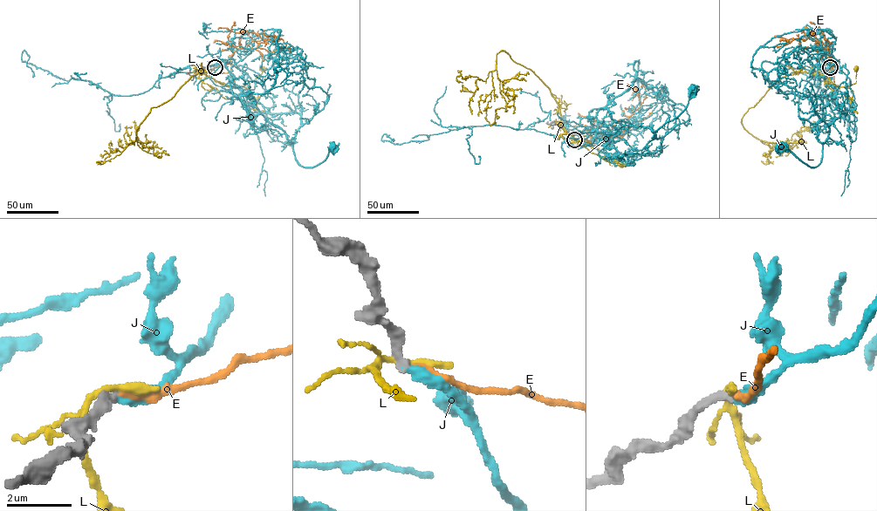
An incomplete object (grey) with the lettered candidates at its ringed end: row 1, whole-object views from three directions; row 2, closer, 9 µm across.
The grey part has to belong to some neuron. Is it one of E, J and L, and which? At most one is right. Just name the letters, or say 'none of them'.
J

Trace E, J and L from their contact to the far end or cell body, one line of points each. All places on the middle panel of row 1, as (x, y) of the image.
E: (574, 139), (587, 141), (603, 138), (624, 124), (640, 104), (637, 90), (626, 84)
J: (574, 139), (612, 144), (627, 129), (637, 61), (630, 87), (600, 108), (624, 127), (656, 131), (694, 89)
L: (574, 139), (612, 166), (622, 165)

